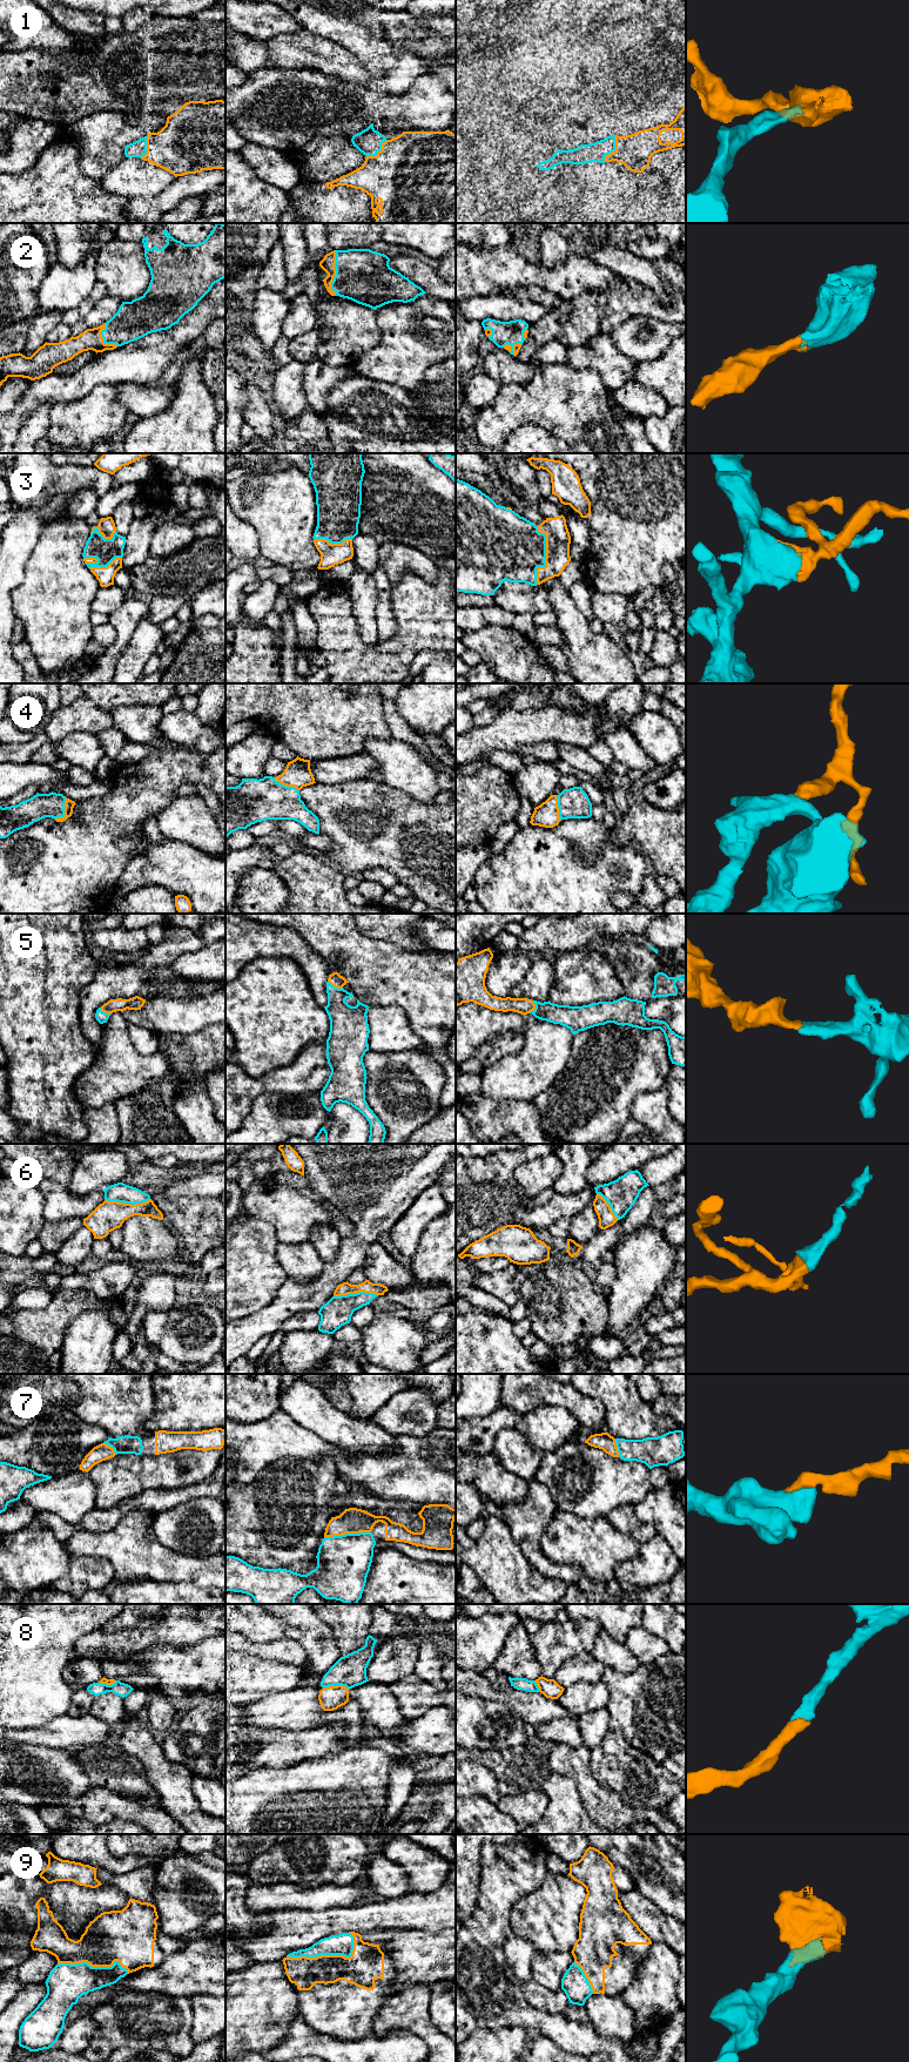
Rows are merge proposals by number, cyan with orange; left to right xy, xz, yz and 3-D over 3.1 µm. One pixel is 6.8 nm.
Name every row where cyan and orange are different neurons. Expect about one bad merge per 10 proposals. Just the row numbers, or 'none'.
none

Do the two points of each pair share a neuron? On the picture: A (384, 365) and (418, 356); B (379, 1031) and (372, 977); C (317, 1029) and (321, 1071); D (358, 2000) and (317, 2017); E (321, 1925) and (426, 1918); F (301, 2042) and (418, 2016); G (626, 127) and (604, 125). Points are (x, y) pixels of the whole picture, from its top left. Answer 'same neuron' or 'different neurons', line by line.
A: same neuron
B: different neurons
C: different neurons
D: same neuron
E: same neuron
F: different neurons
G: different neurons

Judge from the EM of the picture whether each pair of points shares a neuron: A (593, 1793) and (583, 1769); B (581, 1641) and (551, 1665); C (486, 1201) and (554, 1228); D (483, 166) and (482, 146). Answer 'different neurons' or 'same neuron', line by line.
A: same neuron
B: same neuron
C: different neurons
D: same neuron

